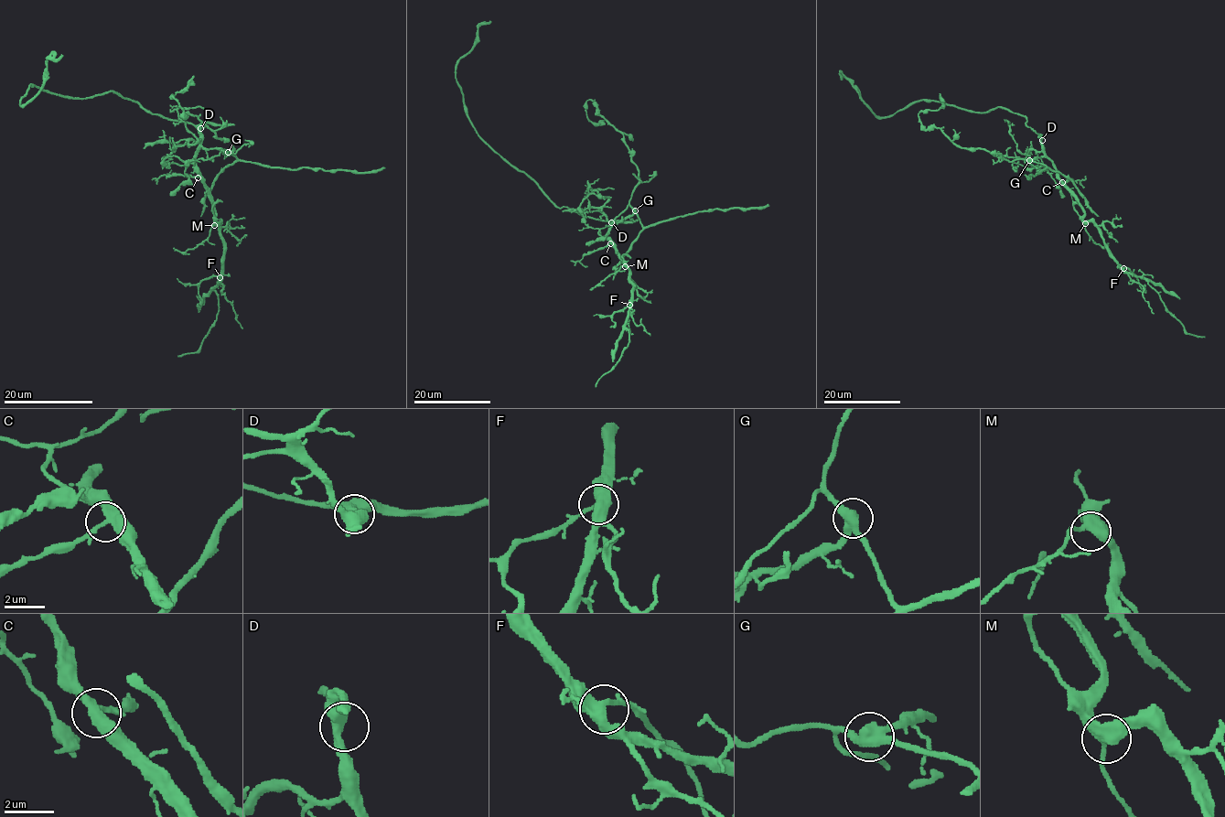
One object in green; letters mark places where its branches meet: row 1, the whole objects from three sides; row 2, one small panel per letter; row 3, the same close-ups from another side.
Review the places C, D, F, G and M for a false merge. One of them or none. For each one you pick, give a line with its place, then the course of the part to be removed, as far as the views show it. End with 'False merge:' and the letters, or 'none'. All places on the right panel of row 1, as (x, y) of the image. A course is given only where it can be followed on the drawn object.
G: place (1029, 160); course (1029, 160), (1009, 161), (982, 148), (966, 148), (940, 128), (926, 129), (918, 114), (942, 106), (940, 93)
False merge: G

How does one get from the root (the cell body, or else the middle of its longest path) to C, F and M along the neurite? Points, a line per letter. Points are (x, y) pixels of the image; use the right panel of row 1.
C: (1036, 133), (1041, 139), (1043, 152), (1052, 163), (1056, 177), (1062, 182)
F: (1036, 133), (1056, 177), (1084, 213), (1083, 220), (1094, 223), (1106, 251), (1123, 268)
M: (1036, 133), (1041, 139), (1043, 152), (1052, 163), (1056, 177), (1084, 213), (1085, 223)

